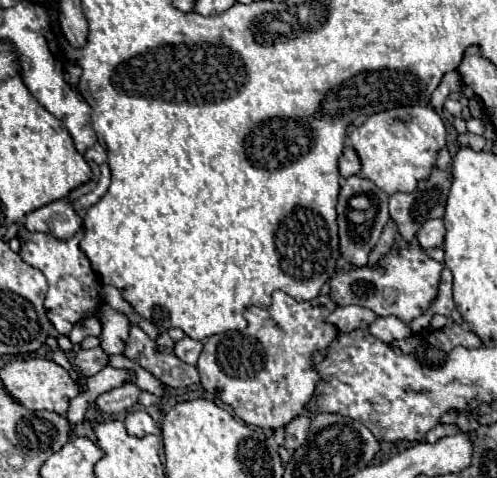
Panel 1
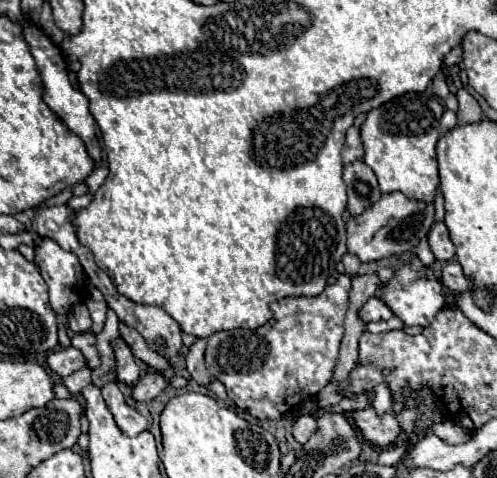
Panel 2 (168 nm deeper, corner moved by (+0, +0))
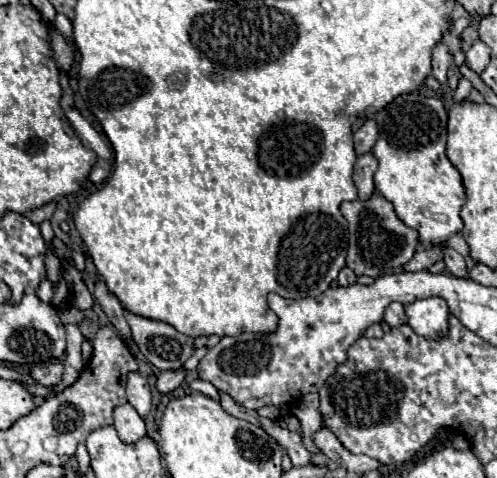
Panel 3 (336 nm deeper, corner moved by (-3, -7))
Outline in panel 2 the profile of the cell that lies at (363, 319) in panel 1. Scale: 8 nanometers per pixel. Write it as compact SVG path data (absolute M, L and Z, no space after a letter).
M371 297L365 305L363 305L363 309L361 309L361 319L365 321L365 323L369 323L369 321L387 321L387 319L391 319L393 317L393 311L379 299L379 297Z

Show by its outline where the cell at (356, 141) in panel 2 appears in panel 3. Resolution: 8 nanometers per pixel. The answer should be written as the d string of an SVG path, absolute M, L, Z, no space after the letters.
M366 120L364 126L354 134L354 150L356 150L356 156L362 156L366 152L372 150L374 142L378 138L378 128L376 128L376 122L374 120Z

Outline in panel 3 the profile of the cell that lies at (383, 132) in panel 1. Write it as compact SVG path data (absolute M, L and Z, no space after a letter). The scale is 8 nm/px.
M420 92L402 94L394 102L390 102L386 108L382 108L374 116L374 120L378 124L378 140L372 148L372 154L378 160L378 170L374 172L376 192L382 194L388 202L394 204L396 214L400 216L400 220L404 224L418 230L420 242L430 242L430 244L446 242L452 234L462 230L460 208L462 208L466 198L464 198L462 178L460 178L458 170L446 158L446 120L448 120L448 112L446 112L442 100L422 96Z

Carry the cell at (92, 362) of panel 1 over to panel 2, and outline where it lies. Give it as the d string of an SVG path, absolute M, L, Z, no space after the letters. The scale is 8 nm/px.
M67 347L67 349L59 349L55 353L47 355L47 367L59 375L59 377L67 377L77 369L83 369L87 363L83 359L83 353L75 347Z

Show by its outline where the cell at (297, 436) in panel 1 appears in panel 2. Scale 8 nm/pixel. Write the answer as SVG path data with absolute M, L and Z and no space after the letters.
M303 415L295 421L293 425L293 437L299 441L299 443L307 443L309 437L317 431L317 421L311 417L311 415Z

